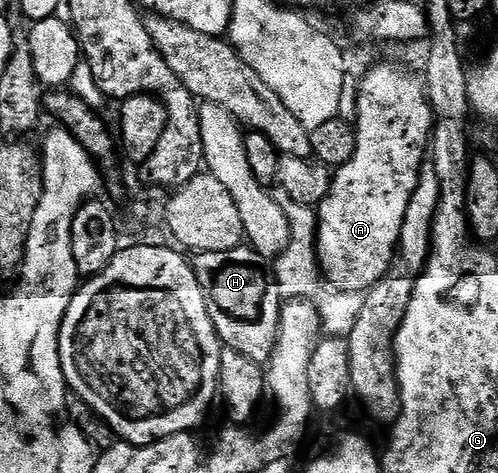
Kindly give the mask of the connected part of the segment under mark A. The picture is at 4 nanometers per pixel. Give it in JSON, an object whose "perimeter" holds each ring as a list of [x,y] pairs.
{"perimeter":[[[376,64],[361,79],[356,93],[356,119],[354,127],[356,129],[356,145],[354,146],[354,158],[346,162],[342,167],[335,169],[332,185],[326,194],[326,198],[318,206],[318,223],[316,226],[316,258],[320,261],[320,271],[331,287],[342,292],[362,292],[385,279],[389,275],[388,267],[394,264],[394,257],[398,252],[400,242],[400,231],[402,230],[402,218],[406,218],[406,206],[410,206],[410,194],[414,194],[414,186],[420,177],[420,170],[426,160],[426,149],[430,144],[432,126],[434,123],[434,113],[432,103],[428,100],[428,89],[425,81],[420,80],[408,68],[403,68],[400,64]]]}

